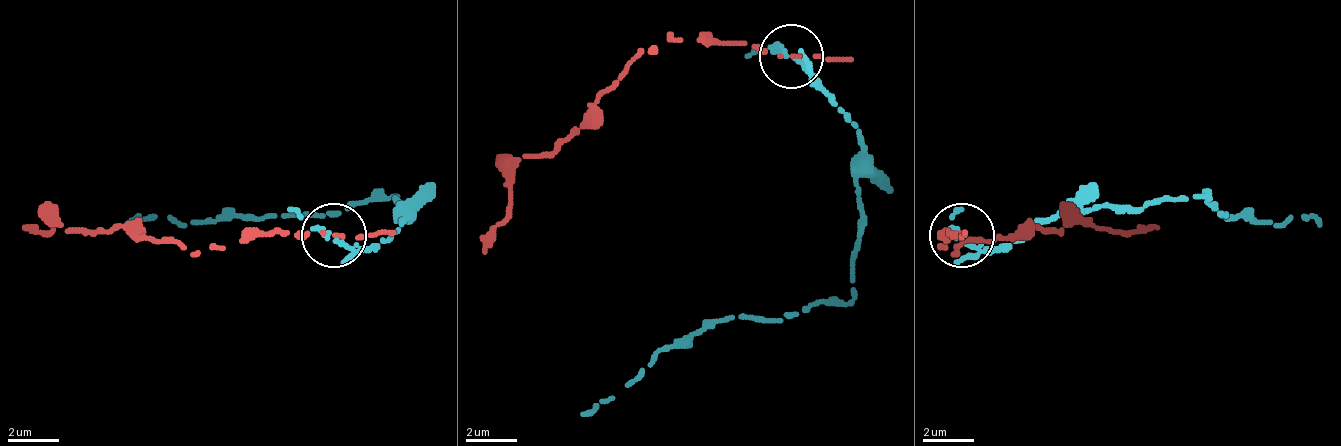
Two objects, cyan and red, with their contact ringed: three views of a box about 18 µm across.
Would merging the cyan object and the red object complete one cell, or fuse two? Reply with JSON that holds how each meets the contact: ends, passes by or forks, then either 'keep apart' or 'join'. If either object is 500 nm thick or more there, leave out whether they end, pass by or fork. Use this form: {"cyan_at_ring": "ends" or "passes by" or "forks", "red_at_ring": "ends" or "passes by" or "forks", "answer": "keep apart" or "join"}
{"cyan_at_ring": "forks", "red_at_ring": "ends", "answer": "keep apart"}

